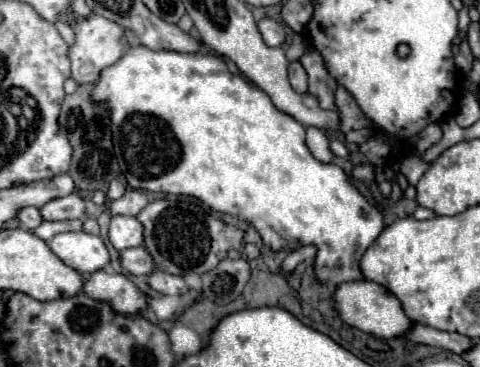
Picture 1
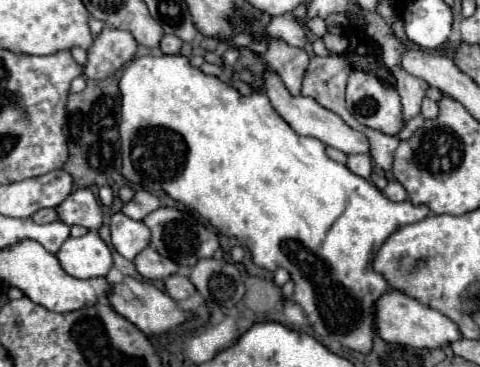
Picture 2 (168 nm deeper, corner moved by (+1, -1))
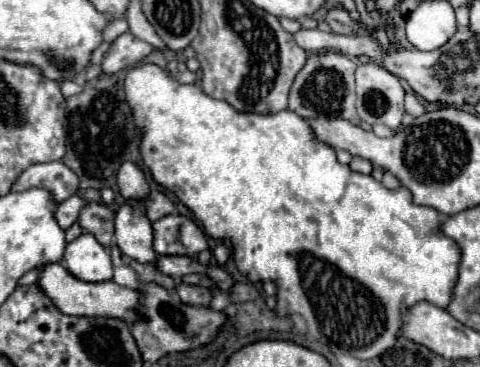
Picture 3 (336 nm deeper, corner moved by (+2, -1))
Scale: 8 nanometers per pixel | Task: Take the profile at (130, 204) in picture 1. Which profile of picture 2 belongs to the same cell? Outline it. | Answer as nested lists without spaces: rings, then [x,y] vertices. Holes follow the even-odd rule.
[[[139,189],[139,191],[135,191],[133,199],[123,205],[121,211],[123,211],[127,217],[139,221],[139,219],[143,219],[145,215],[149,215],[151,211],[155,211],[157,207],[159,207],[159,199],[157,199],[155,195],[151,195],[149,191]]]

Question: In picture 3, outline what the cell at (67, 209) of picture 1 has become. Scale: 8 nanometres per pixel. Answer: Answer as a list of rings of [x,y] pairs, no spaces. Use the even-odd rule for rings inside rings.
[[[88,203],[82,209],[82,215],[78,219],[80,227],[88,233],[92,233],[106,249],[112,247],[114,241],[114,211],[106,205],[98,203]]]

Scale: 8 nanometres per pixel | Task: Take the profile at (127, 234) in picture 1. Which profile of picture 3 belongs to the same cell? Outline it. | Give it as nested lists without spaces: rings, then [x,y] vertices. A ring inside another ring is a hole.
[[[128,199],[116,211],[116,245],[120,251],[140,263],[154,263],[156,253],[152,249],[152,223],[146,217],[142,199]]]

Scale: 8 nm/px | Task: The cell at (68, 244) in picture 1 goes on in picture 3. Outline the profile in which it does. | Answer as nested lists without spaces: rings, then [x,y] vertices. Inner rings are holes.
[[[82,233],[66,245],[66,269],[80,281],[108,281],[112,279],[110,253],[96,241],[92,233]]]

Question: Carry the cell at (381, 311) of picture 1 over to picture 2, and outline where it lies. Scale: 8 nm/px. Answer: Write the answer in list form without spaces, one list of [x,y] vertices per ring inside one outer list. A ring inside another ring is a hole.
[[[387,291],[379,297],[379,301],[375,301],[375,333],[387,343],[425,347],[425,349],[445,347],[447,343],[461,339],[461,333],[451,319],[399,291]]]

